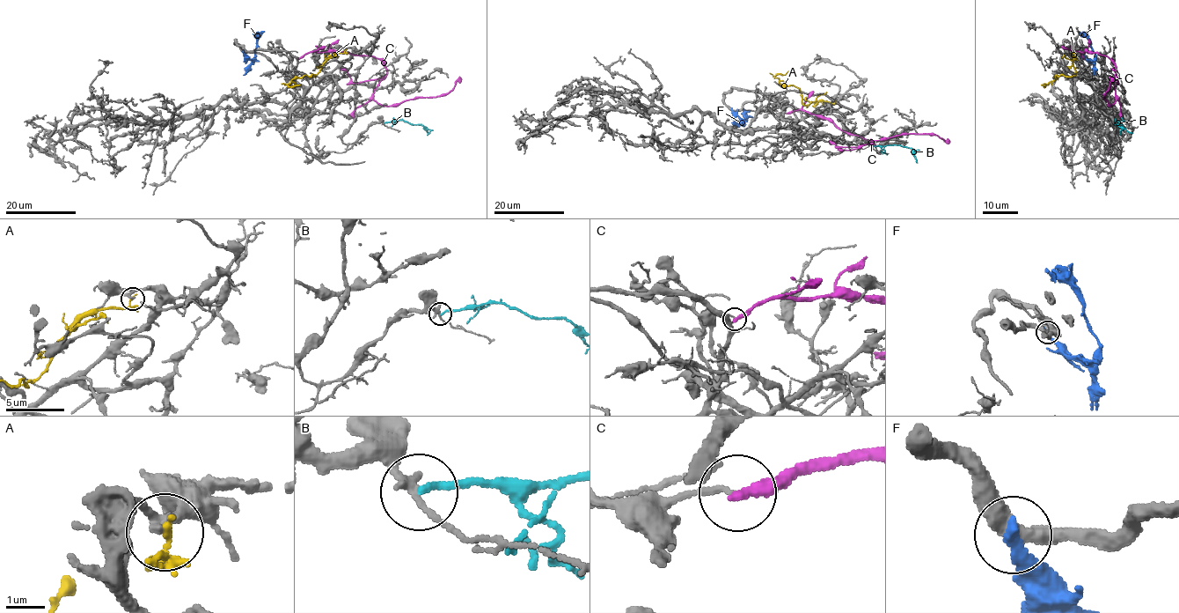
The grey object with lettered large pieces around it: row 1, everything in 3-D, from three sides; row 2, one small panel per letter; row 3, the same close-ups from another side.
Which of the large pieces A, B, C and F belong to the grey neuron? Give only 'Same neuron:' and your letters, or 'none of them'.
Same neuron: none of them

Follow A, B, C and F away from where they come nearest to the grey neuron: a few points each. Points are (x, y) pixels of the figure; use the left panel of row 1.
A: (345, 50), (333, 54), (314, 77), (306, 75), (293, 78), (288, 84), (291, 87), (301, 85)
B: (384, 122), (404, 120), (422, 124), (428, 132)
C: (299, 58), (311, 52), (348, 52), (377, 58), (386, 75), (373, 99), (383, 106), (445, 96), (459, 77)
F: (243, 52), (250, 59), (254, 59), (256, 37), (261, 33)

